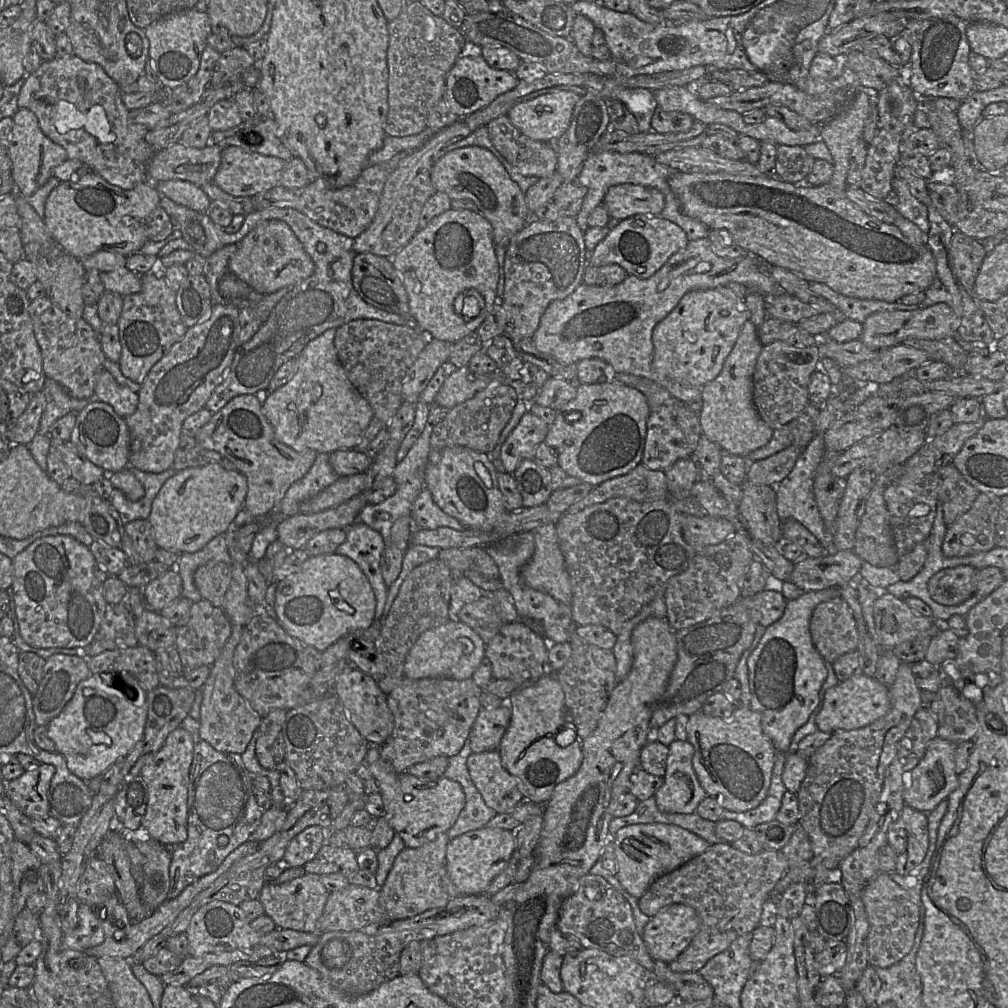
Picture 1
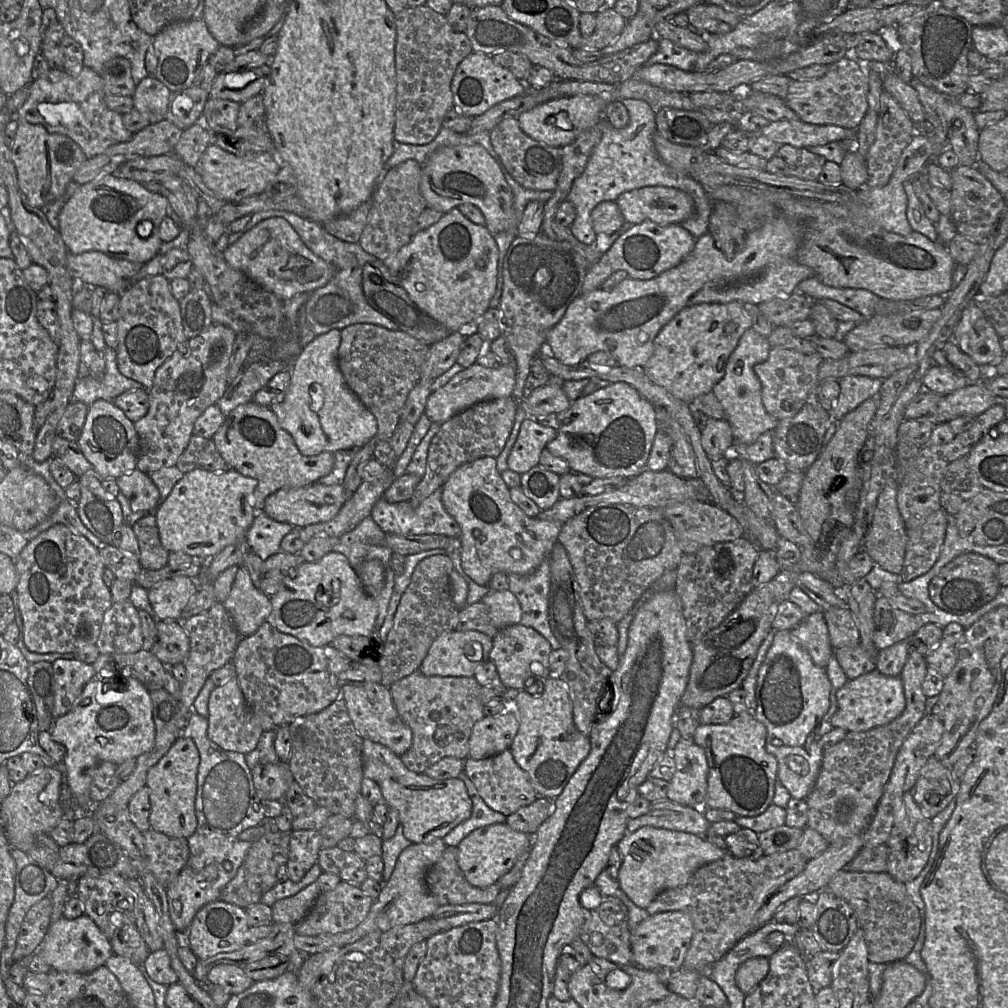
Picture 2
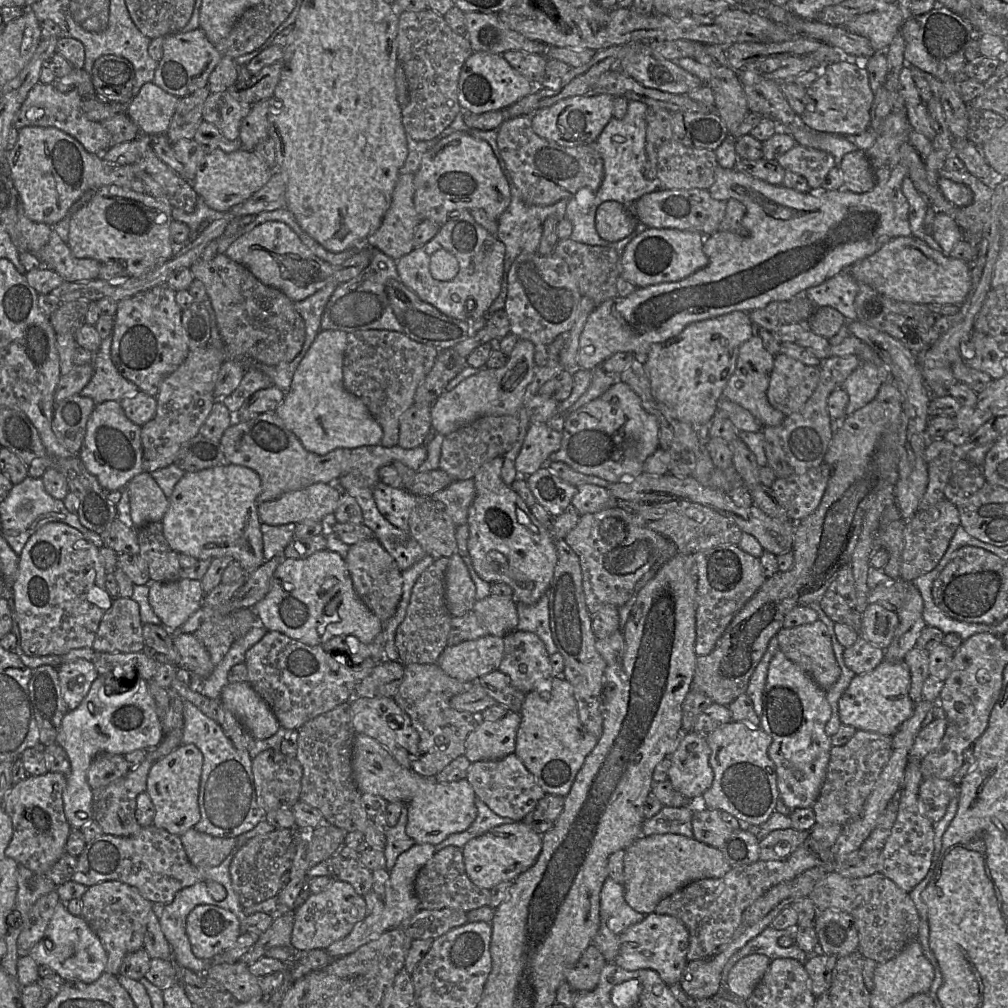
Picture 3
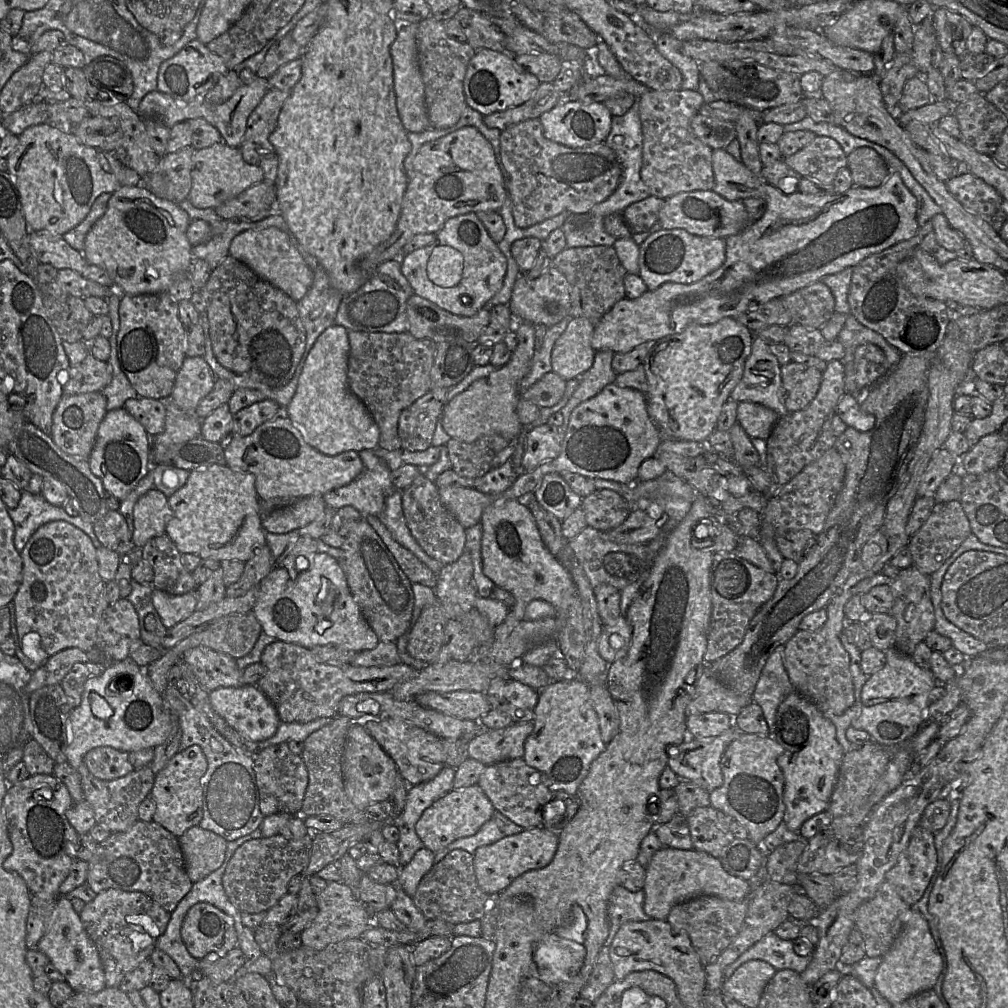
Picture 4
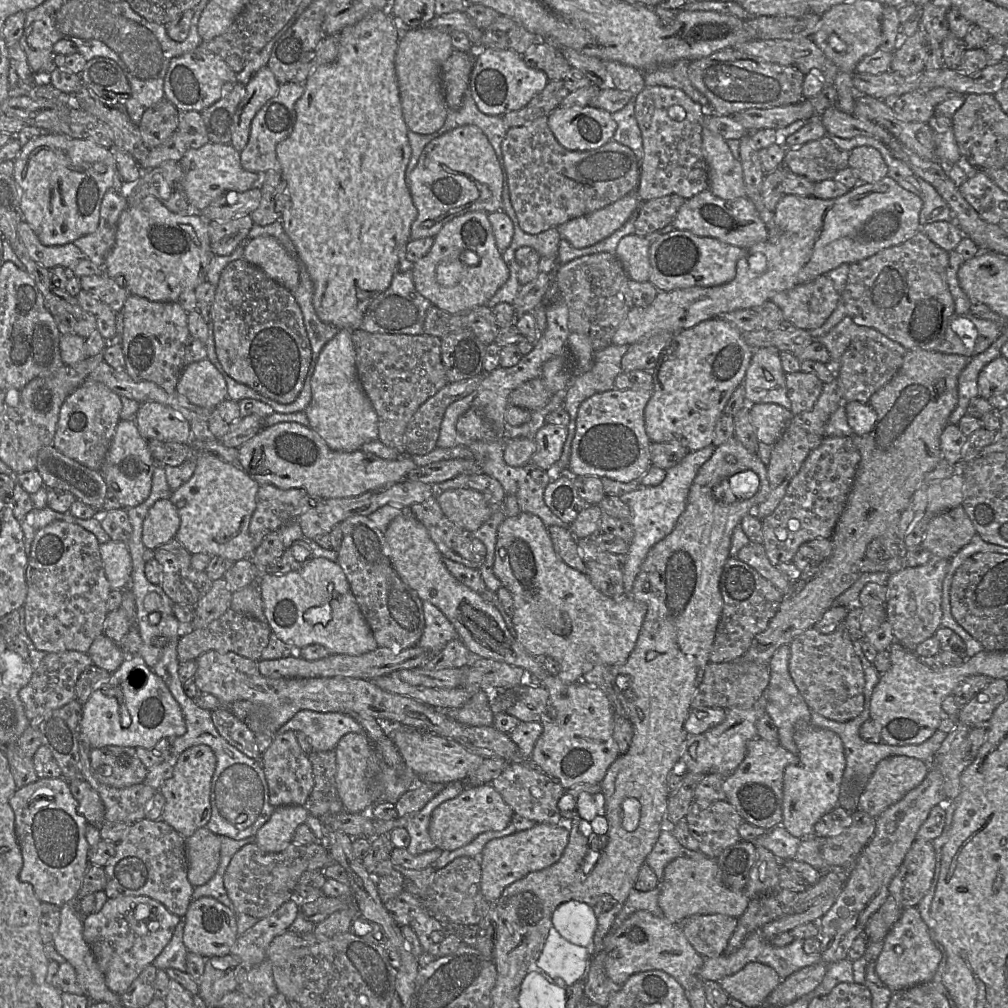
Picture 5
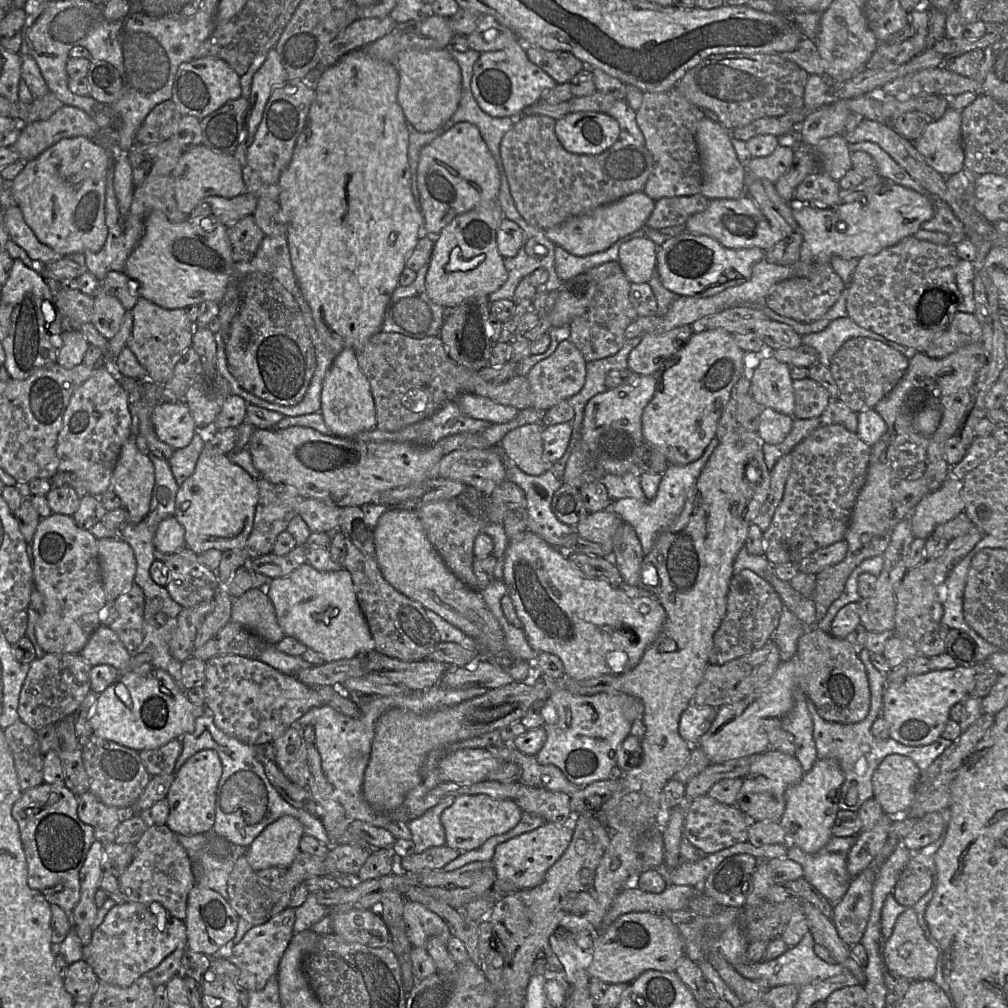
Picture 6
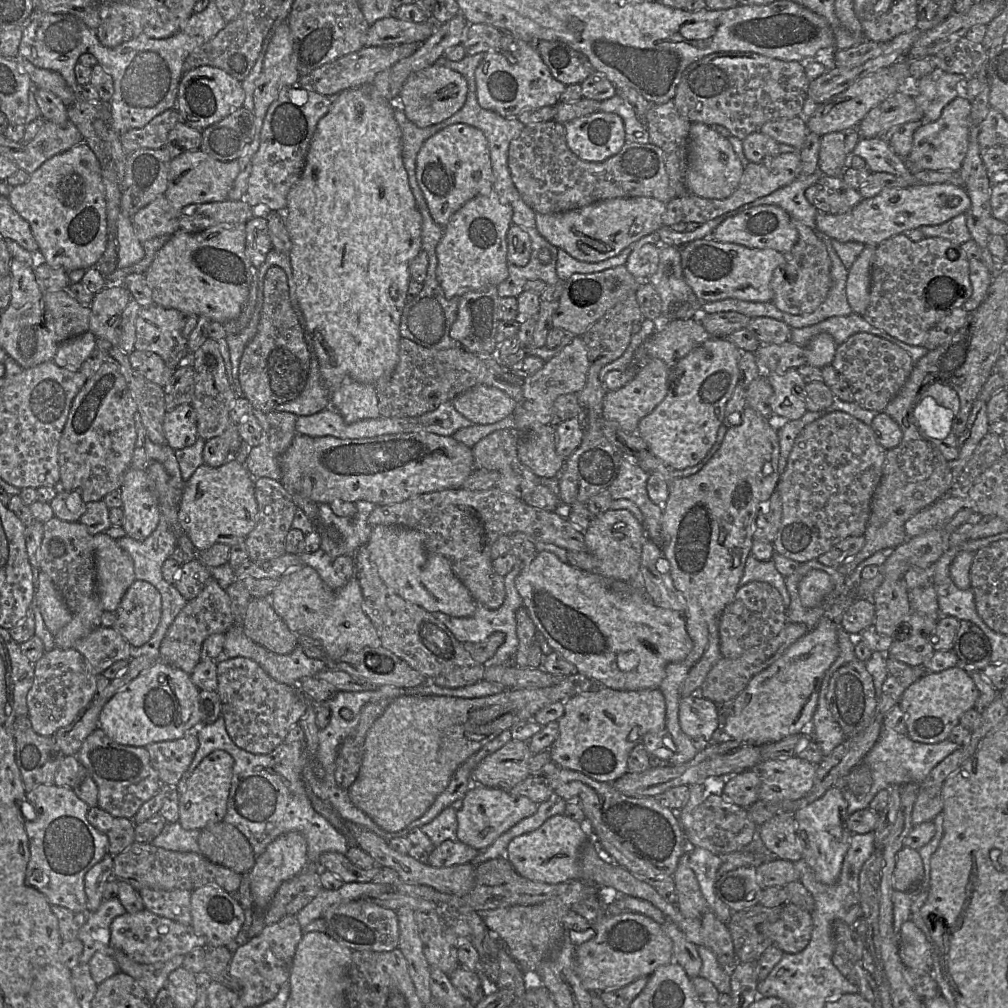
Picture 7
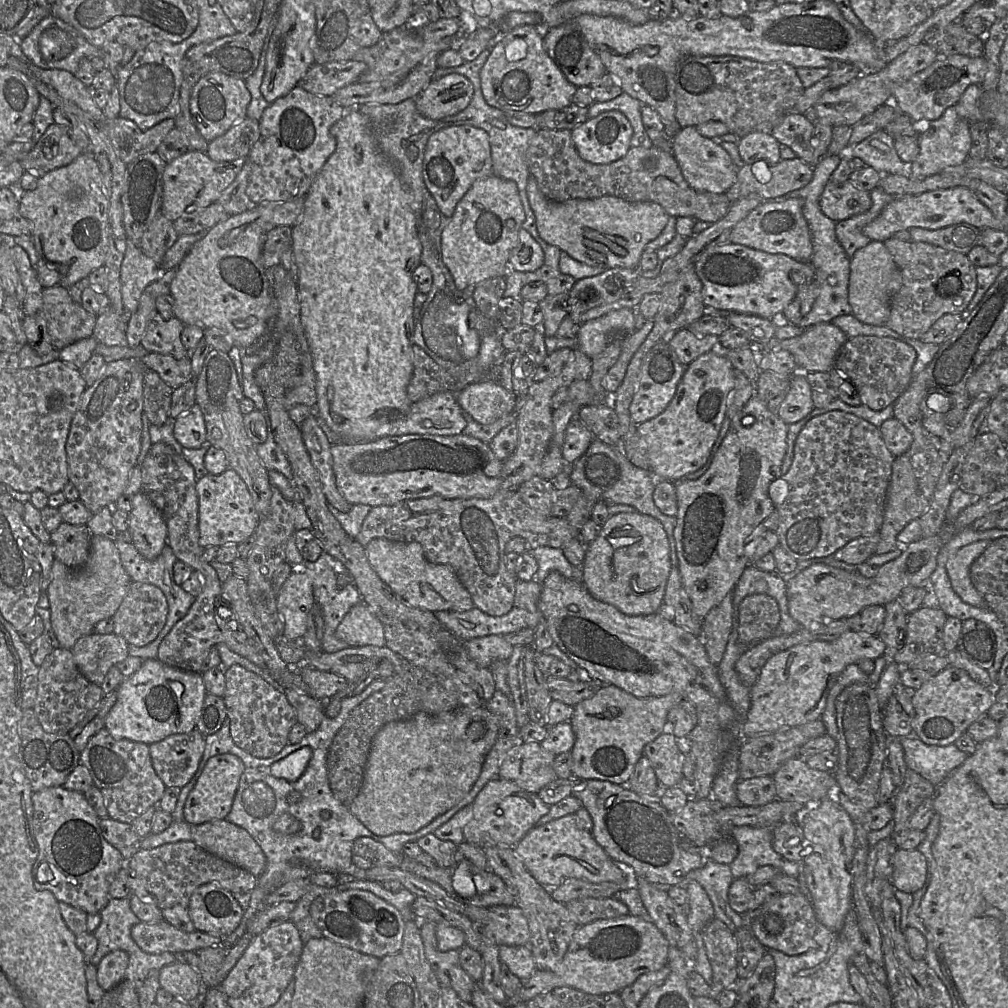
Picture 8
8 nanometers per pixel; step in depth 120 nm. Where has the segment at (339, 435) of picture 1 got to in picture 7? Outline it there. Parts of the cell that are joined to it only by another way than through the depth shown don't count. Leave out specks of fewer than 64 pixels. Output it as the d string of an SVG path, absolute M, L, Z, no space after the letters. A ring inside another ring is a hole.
M345 378L342 384L329 393L330 407L347 423L380 417L374 385Z

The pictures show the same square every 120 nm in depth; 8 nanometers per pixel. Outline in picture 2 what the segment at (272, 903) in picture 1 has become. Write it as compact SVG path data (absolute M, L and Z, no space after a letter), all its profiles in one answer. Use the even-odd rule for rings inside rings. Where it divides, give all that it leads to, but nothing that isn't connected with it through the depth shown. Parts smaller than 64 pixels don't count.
M315 881L297 894L276 901L271 906L273 922L296 925L307 915L320 893Z

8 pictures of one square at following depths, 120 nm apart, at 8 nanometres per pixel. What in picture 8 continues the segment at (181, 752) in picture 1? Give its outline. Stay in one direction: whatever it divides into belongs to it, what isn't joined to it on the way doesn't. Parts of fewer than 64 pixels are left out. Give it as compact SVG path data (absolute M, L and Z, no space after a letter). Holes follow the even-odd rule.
M224 753L211 757L186 799L184 820L191 825L200 825L211 820L226 819L231 810L243 771L244 763L233 754Z

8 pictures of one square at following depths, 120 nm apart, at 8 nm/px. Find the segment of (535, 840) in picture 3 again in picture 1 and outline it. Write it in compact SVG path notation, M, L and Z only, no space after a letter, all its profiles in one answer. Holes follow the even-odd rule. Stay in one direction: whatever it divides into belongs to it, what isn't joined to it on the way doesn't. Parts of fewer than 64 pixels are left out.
M482 827L451 839L446 848L446 871L463 895L483 894L492 880L508 865L516 848L515 831Z

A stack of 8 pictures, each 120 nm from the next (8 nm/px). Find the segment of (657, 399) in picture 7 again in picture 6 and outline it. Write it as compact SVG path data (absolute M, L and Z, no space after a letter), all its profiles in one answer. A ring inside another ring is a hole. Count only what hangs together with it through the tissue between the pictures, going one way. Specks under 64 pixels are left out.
M641 375L631 384L607 388L592 397L584 409L581 439L605 472L623 475L634 469L633 455L644 442L642 414L656 390L654 375Z

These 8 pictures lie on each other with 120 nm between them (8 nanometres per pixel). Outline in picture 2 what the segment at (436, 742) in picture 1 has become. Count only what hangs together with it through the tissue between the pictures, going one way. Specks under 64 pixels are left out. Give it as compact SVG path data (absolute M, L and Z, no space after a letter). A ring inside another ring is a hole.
M419 670L394 682L389 691L395 709L413 733L411 747L400 756L405 767L418 774L444 757L465 760L469 737L476 722L484 717L481 685L472 677L425 676Z

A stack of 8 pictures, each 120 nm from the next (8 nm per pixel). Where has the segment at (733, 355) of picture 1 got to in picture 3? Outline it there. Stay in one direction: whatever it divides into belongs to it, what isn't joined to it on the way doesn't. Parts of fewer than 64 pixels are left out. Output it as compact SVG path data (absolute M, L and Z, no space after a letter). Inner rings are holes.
M758 333L753 334L751 338L740 346L736 368L721 396L751 412L763 427L777 426L786 417L781 411L773 408L767 399L769 375L773 369L774 356L765 349Z

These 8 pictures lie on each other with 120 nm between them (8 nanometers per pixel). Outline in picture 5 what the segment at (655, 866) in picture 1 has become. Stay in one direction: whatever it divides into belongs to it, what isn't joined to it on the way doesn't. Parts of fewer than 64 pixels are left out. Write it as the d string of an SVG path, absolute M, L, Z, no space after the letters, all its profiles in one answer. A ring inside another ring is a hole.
M678 857L665 867L663 878L658 884L658 903L664 918L677 923L690 915L723 914L737 919L741 917L750 899L744 891L732 891L722 884L716 860L708 857Z

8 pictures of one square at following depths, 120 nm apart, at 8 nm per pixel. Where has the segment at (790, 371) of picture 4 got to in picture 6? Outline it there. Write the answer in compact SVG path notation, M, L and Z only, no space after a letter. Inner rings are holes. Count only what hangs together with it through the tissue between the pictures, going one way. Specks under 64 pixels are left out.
M808 377L793 380L792 387L795 400L794 418L809 419L819 416L831 398L825 387Z

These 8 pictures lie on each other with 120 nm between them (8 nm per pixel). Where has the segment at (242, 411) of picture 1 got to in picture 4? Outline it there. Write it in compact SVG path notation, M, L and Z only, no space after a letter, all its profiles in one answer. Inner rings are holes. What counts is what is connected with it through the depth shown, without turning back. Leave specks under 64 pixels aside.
M277 416L257 427L248 436L231 435L224 445L227 466L255 476L260 500L272 498L300 499L340 488L353 481L363 470L356 451L327 456L310 446L301 428L288 417Z

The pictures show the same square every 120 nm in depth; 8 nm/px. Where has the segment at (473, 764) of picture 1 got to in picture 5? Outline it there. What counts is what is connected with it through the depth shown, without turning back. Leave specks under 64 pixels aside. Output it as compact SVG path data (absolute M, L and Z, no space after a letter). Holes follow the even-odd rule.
M528 761L508 763L504 771L490 784L501 794L504 801L513 809L514 814L536 823L547 824L559 824L563 818L558 803L566 789L556 778L545 774Z

